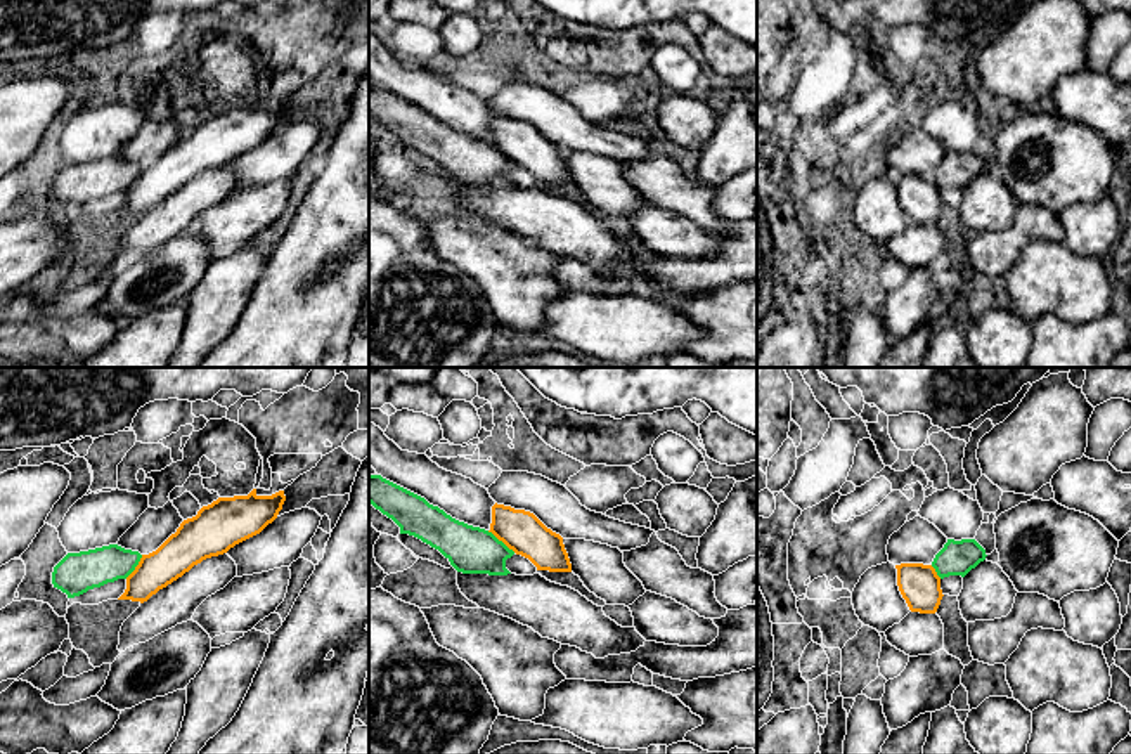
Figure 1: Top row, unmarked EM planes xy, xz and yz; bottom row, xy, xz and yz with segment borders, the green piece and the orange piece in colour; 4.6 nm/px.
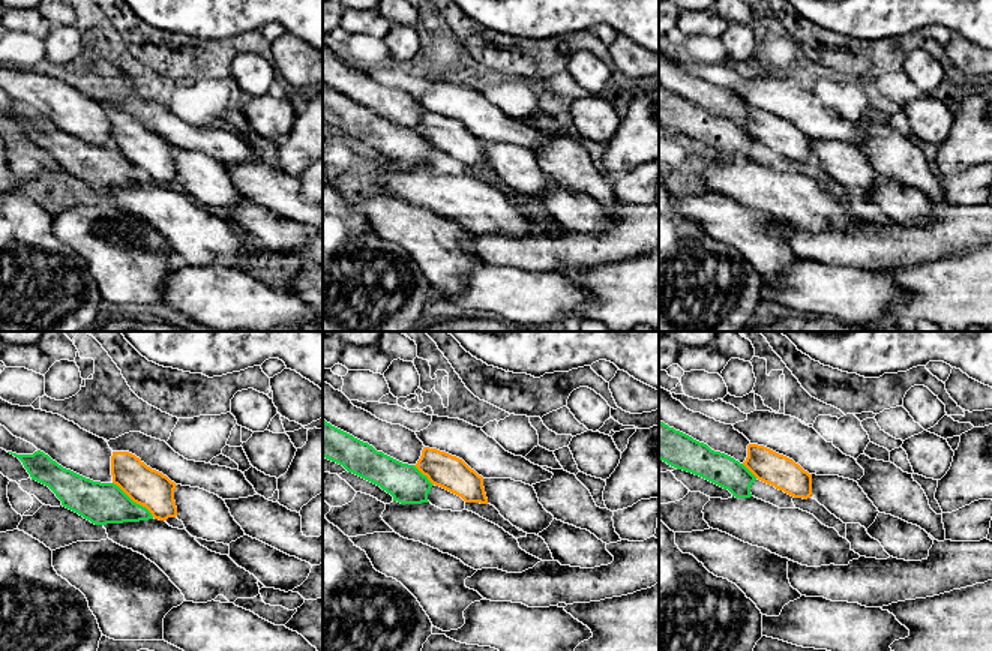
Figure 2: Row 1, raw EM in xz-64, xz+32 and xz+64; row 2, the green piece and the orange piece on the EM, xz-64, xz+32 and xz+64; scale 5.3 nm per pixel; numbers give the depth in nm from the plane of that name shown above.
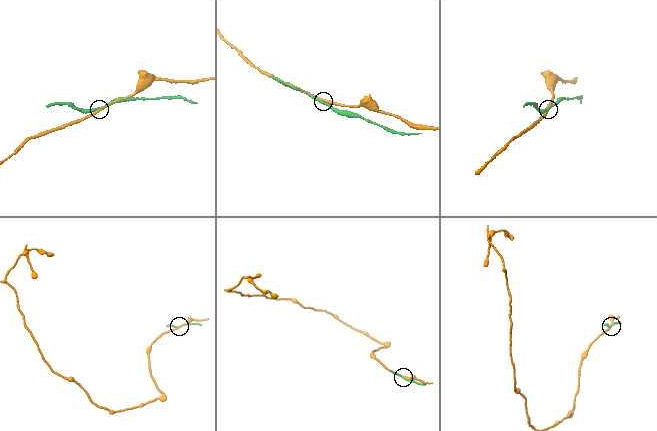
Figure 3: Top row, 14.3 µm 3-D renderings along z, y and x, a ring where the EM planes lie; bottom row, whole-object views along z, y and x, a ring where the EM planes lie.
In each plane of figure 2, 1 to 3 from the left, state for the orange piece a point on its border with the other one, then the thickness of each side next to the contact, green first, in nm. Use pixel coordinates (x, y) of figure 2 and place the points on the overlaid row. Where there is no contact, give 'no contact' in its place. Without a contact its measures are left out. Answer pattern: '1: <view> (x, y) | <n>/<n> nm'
1: xz-64 (132, 501) | 220/200 nm
2: xz+32 (422, 474) | 200/190 nm
3: xz+64 (748, 470) | 170/170 nm

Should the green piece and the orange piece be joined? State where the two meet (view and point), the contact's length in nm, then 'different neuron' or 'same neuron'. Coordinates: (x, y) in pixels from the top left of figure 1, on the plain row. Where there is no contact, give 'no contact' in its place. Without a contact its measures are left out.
contact xz (501, 153); length 170 nm; different neuron

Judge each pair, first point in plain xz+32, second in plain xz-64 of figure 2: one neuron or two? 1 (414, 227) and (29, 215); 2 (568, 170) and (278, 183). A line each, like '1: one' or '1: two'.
1: two
2: one

